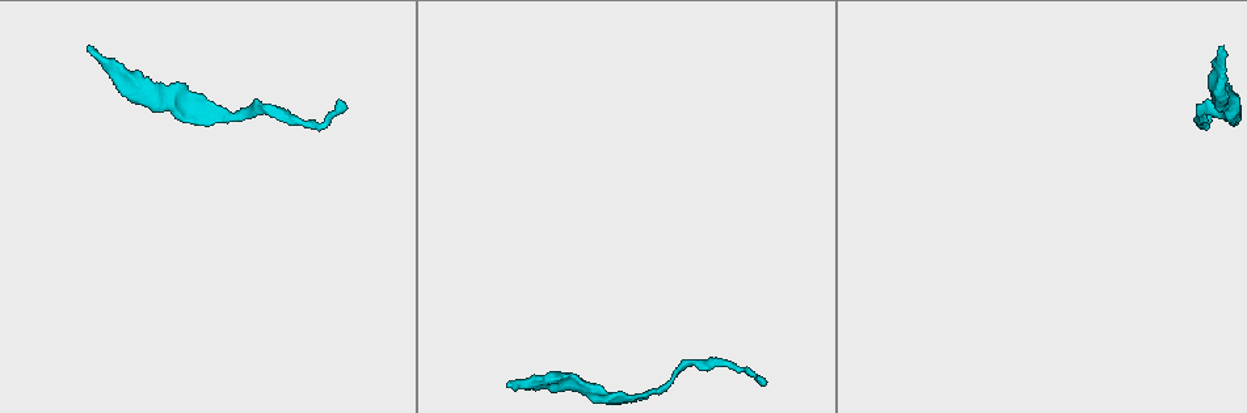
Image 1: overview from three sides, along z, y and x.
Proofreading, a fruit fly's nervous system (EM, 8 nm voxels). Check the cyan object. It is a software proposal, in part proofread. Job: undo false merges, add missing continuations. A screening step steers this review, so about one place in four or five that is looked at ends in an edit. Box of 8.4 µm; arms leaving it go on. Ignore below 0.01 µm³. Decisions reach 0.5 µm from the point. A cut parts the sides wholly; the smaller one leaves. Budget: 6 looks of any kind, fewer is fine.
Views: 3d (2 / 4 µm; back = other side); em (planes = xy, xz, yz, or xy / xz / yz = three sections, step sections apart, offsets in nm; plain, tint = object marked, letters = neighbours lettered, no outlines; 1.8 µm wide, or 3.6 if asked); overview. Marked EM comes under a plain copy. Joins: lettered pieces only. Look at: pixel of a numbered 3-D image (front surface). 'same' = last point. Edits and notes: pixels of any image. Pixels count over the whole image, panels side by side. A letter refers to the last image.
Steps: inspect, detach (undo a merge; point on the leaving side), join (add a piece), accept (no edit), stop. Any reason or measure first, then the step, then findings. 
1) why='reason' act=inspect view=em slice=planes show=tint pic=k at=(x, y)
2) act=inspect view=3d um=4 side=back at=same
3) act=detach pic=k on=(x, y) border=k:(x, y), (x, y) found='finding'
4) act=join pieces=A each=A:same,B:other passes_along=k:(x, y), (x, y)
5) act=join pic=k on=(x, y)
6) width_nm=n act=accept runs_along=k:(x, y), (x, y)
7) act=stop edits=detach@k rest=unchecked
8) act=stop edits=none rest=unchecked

why='free end' act=inspect view=em slice=planes show=letters pic=1 at=(596, 385)

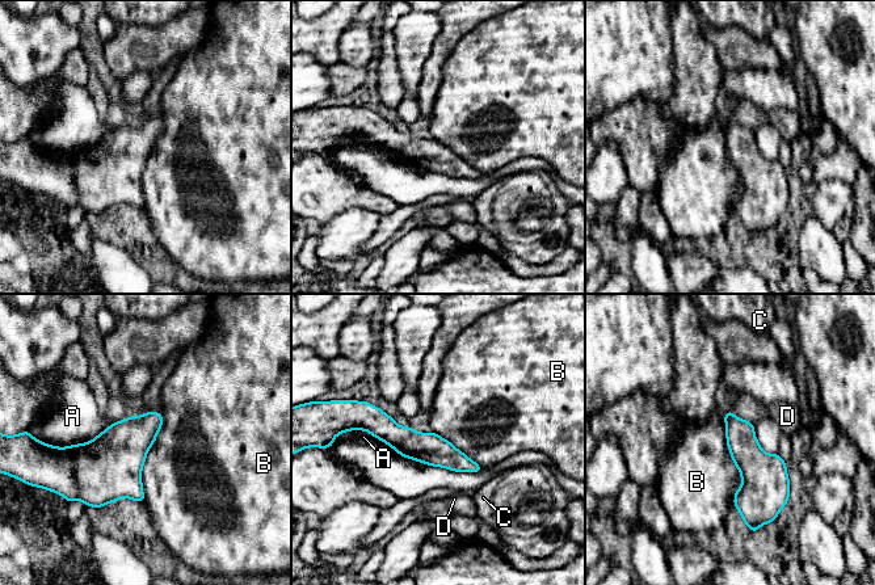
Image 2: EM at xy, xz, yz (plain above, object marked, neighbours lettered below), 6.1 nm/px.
act=accept each=A:other,B:other,C:other,D:other found='none of them fits'

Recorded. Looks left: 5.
why='an open end' act=inspect view=em um=3.6 slice=xz step=16 show=letters pic=1 at=(340, 101)

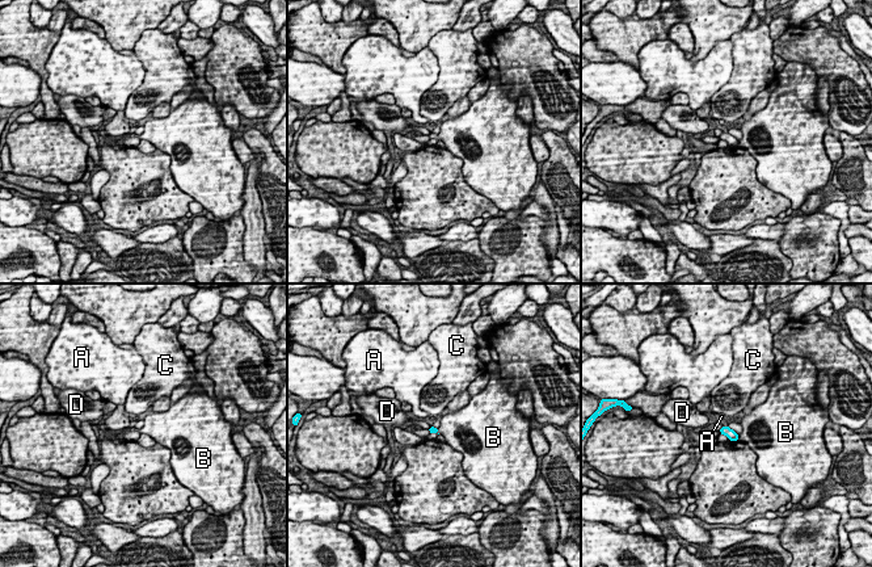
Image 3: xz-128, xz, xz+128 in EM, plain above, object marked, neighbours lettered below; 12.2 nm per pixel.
act=accept each=A:other,B:other,C:other,D:other border=3:(438, 428), (430, 433) found='none of them fits'

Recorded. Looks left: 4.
why='free end' act=inspect view=3d um=4 side=back pic=1 at=(1220, 48)

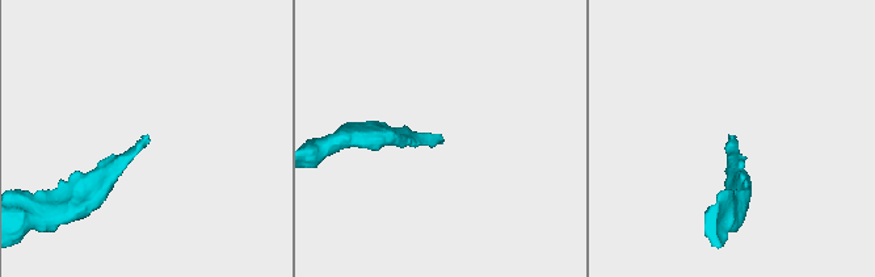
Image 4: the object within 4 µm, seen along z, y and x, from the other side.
why='shape alone is not enough' act=inspect view=em um=3.6 slice=planes show=letters pic=4 at=(733, 142)

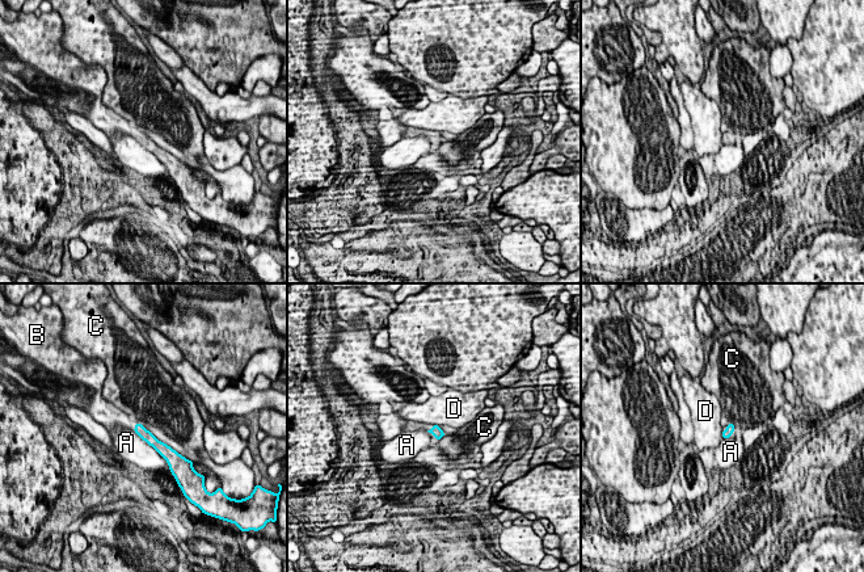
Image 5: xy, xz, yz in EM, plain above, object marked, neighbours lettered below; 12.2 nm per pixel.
width_nm=120 act=join pieces=B each=A:other,B:same,C:other,D:other passes_along=5:(139, 429), (135, 427), (117, 420) found='the cell continues'

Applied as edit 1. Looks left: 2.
act=stop edits=join@5 rest=unchecked

